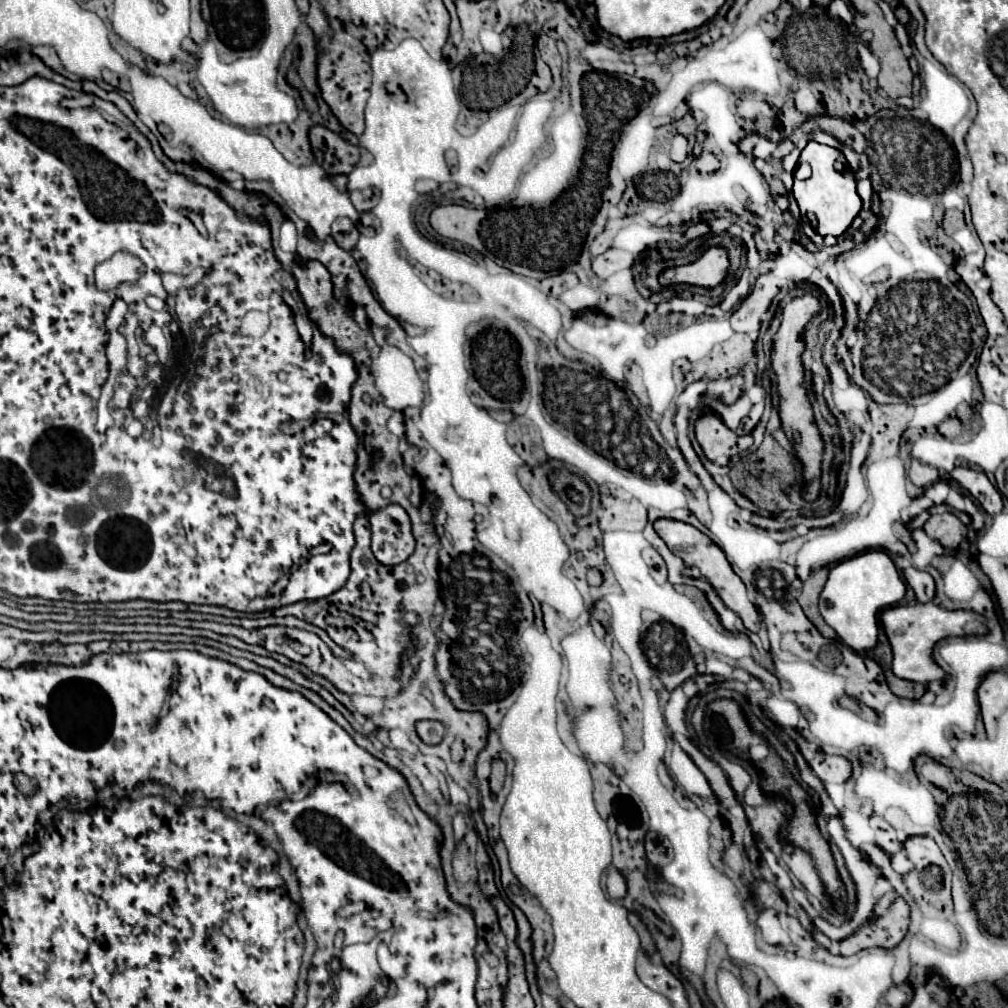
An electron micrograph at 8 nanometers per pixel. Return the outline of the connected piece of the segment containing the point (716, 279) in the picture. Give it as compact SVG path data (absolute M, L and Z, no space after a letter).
M719 246L709 248L699 260L685 264L685 266L673 266L661 272L659 282L661 286L668 287L671 284L693 284L703 288L715 288L723 282L729 268L727 252Z

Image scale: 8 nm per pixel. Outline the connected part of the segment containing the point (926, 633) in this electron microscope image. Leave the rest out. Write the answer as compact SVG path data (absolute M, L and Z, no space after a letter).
M933 602L913 603L909 606L893 606L881 612L881 624L893 650L893 674L899 678L901 666L907 666L907 680L928 686L934 680L943 680L945 672L933 662L933 646L941 638L949 636L975 636L987 634L985 618L967 610L945 610Z

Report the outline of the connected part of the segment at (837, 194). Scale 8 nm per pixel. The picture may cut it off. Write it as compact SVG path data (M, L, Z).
M809 142L799 156L799 162L809 162L811 170L813 170L811 178L793 184L793 194L795 194L799 208L803 212L813 212L817 216L817 220L819 220L817 232L821 236L827 236L827 234L841 236L851 226L853 218L861 210L861 198L855 190L853 172L849 168L845 168L843 172L835 170L835 162L845 162L843 154L837 148L831 148L831 146L819 144L819 142Z

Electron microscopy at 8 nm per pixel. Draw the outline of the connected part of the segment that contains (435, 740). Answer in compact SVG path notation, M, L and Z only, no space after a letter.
M419 720L415 724L415 730L425 744L439 744L443 738L443 724L435 720Z

